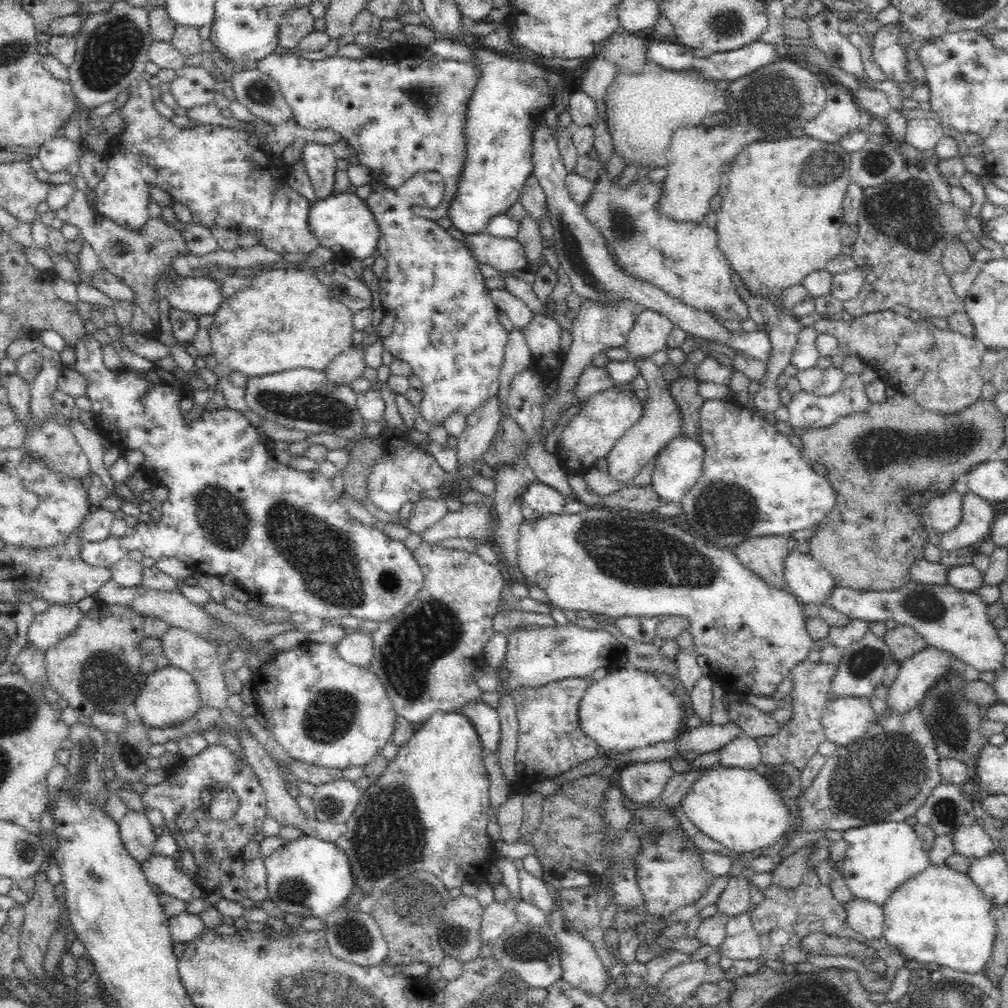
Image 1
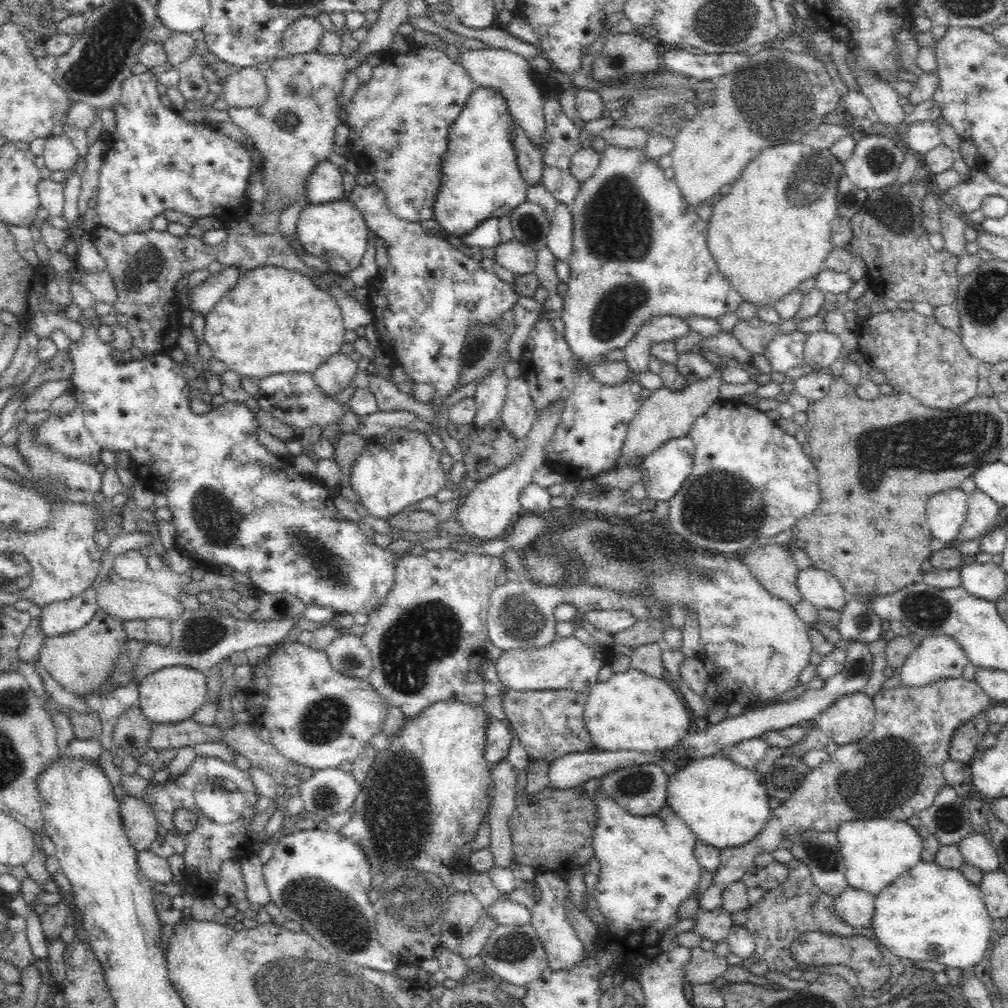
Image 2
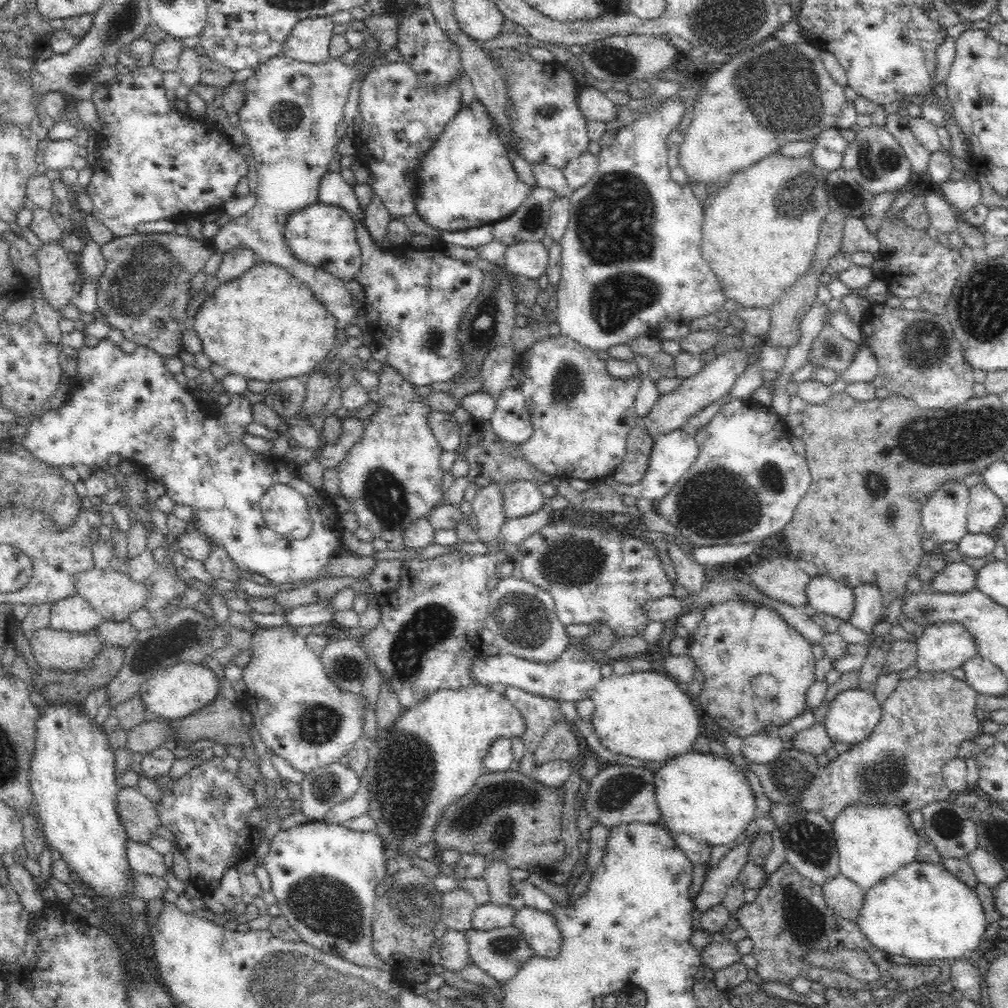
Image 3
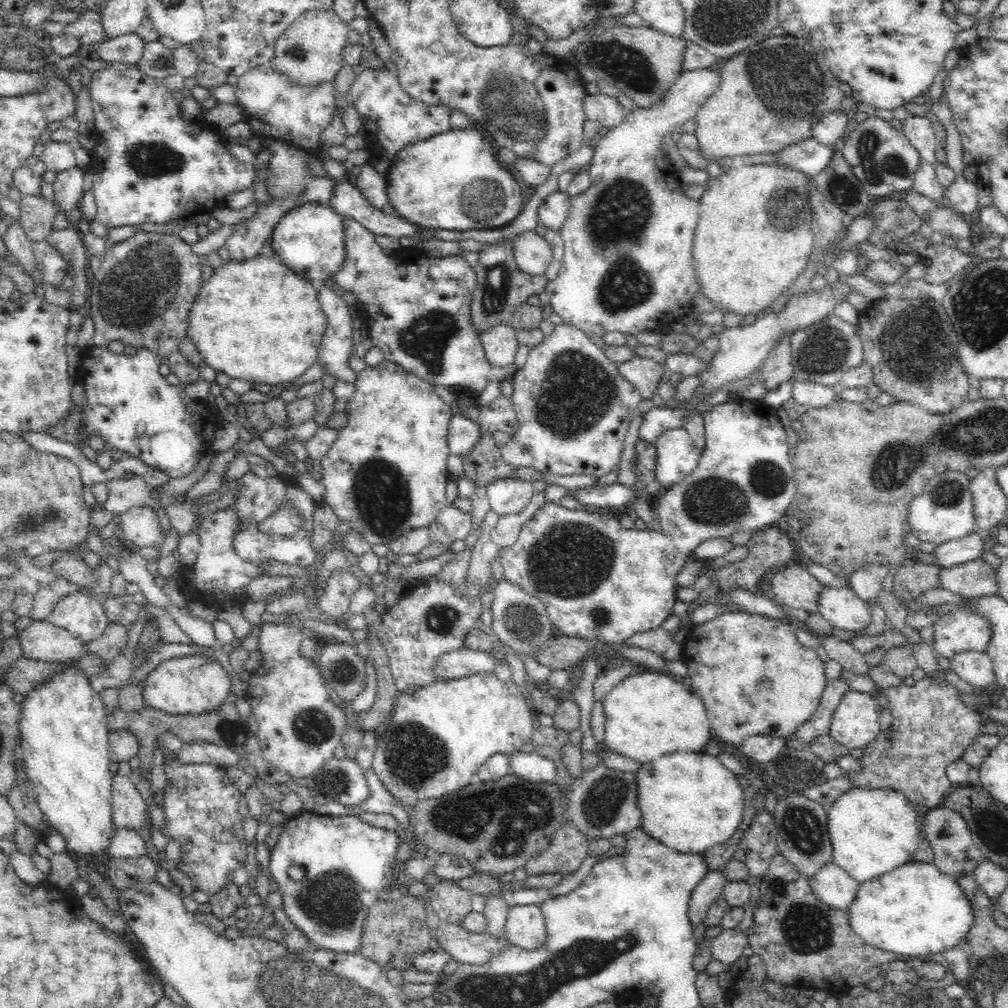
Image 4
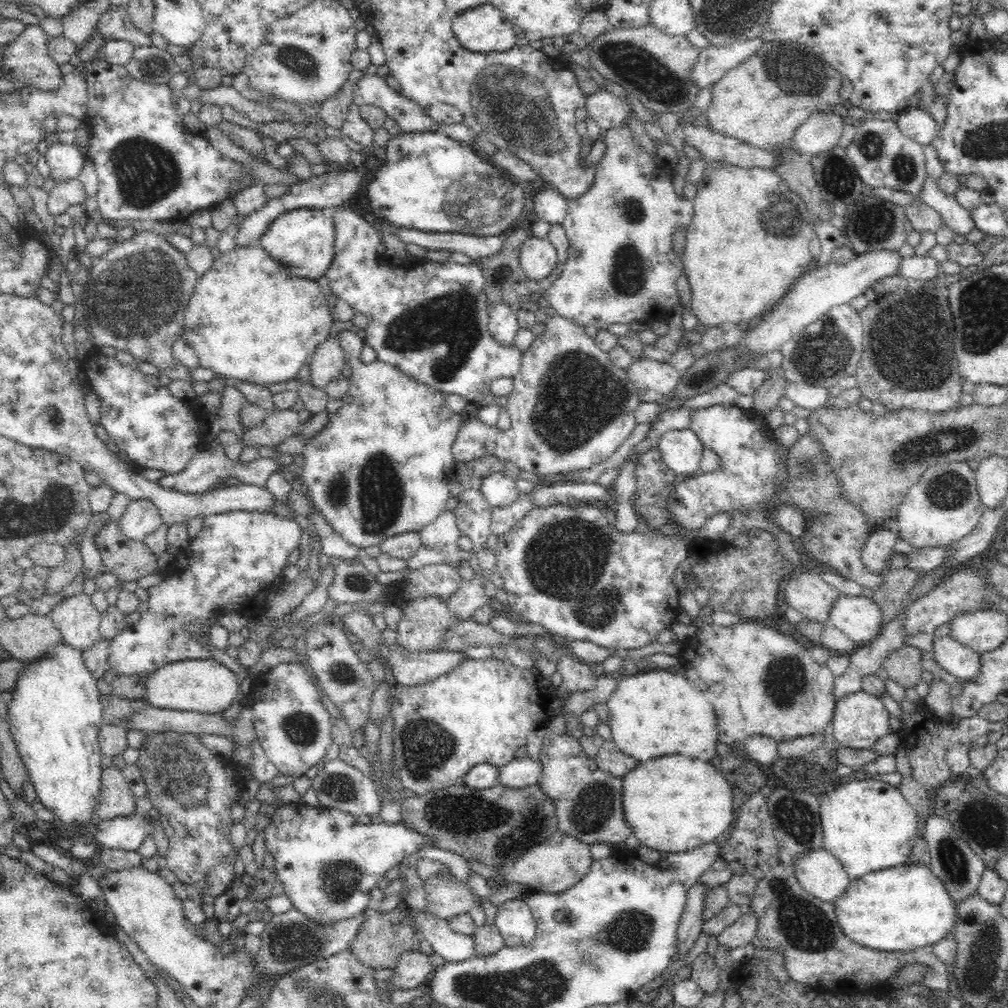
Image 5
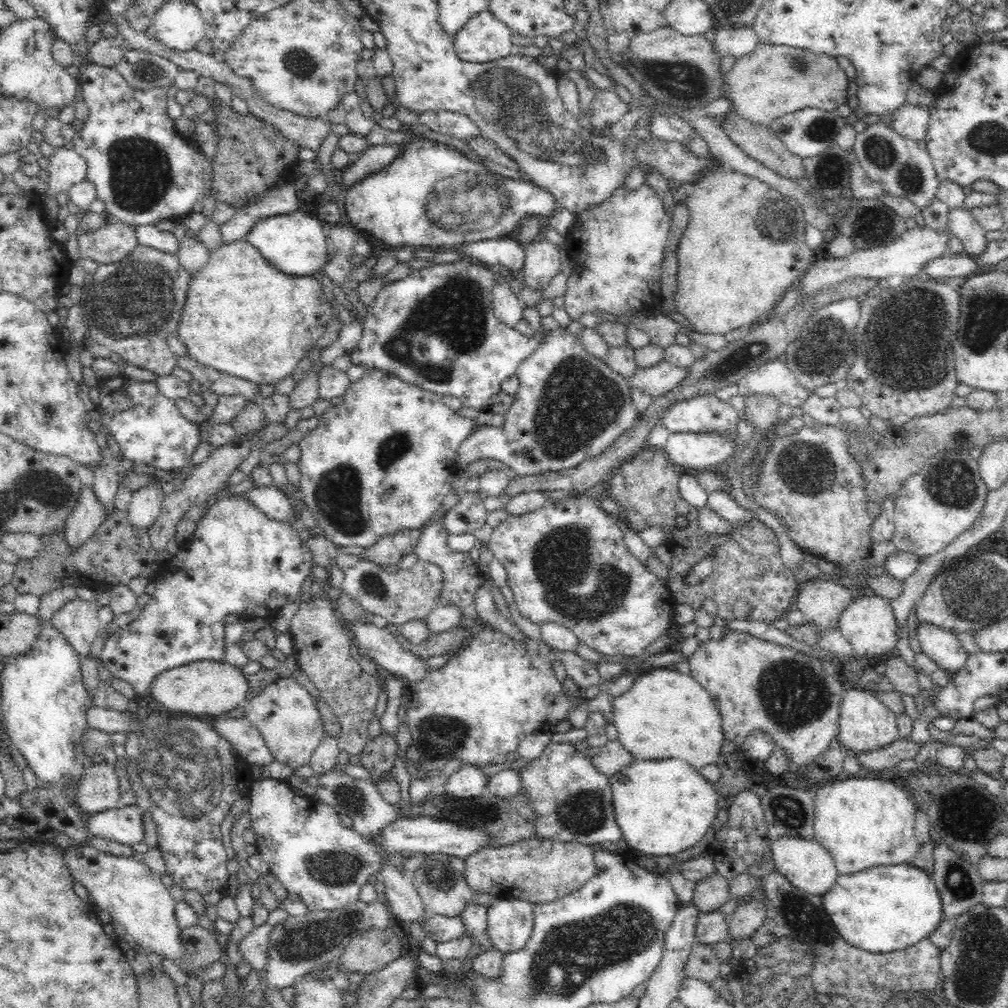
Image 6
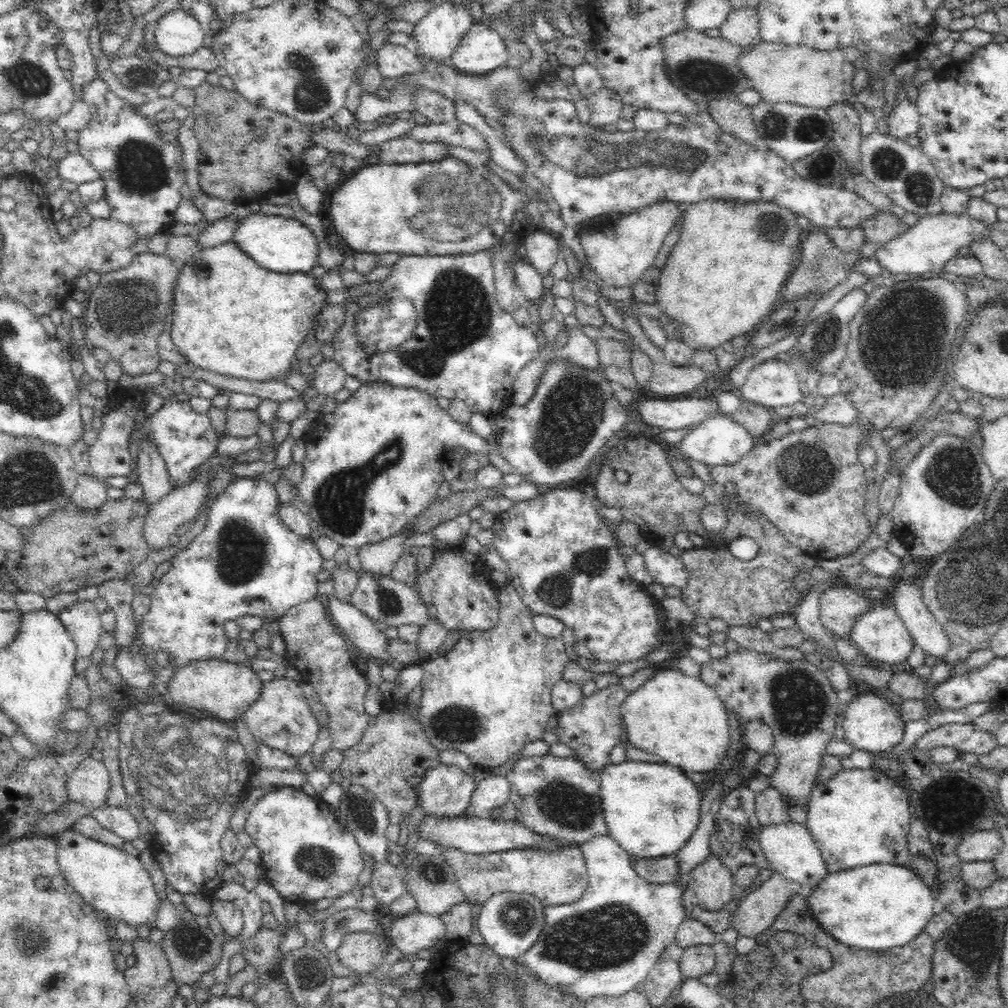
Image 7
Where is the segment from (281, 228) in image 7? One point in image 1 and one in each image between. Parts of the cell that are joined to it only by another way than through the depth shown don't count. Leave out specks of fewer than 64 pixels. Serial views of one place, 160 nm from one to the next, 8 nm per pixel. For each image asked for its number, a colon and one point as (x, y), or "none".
1: (343, 222)
2: (336, 231)
3: (323, 235)
4: (310, 239)
5: (302, 240)
6: (295, 243)

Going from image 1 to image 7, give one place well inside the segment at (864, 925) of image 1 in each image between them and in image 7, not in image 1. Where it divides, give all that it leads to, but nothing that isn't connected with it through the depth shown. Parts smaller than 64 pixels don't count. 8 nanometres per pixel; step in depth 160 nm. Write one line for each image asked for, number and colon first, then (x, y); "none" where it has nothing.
2: (856, 908)
3: (844, 897)
4: (834, 887)
5: (820, 873)
6: (808, 865)
7: (791, 850)

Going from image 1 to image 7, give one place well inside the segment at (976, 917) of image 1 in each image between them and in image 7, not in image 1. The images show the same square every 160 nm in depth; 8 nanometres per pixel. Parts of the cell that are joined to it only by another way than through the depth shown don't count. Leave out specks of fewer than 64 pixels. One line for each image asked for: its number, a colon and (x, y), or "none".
2: (931, 913)
3: (923, 912)
4: (915, 910)
5: (906, 907)
6: (885, 908)
7: (877, 907)

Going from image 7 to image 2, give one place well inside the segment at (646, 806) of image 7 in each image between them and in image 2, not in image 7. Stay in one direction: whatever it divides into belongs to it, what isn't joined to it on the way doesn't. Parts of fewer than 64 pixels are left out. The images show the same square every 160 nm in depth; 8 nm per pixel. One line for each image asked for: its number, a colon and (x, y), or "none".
2: (725, 805)
3: (705, 800)
4: (690, 802)
5: (673, 804)
6: (663, 807)

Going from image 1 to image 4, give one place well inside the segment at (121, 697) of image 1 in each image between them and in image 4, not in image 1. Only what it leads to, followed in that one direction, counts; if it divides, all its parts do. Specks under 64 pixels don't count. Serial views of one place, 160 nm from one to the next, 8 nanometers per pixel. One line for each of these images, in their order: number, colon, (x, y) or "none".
2: (81, 662)
3: (66, 651)
4: (41, 641)

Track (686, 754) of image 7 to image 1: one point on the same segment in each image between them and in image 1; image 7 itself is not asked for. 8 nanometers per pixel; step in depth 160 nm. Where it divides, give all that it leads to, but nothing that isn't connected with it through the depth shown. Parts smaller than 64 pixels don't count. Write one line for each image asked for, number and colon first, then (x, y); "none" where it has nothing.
1: (627, 709)
2: (632, 710)
3: (644, 715)
4: (647, 715)
5: (652, 713)
6: (665, 714)

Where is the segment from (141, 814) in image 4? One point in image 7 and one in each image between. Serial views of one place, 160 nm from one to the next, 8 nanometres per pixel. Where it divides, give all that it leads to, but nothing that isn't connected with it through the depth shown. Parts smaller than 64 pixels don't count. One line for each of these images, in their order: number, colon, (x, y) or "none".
5: (116, 799)
6: (98, 790)
7: (90, 781)

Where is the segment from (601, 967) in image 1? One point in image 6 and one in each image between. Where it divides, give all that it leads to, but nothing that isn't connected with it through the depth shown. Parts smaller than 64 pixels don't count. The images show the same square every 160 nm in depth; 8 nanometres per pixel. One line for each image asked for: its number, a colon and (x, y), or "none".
2: (565, 950)
3: (539, 928)
4: (525, 927)
5: (515, 921)
6: (510, 924)

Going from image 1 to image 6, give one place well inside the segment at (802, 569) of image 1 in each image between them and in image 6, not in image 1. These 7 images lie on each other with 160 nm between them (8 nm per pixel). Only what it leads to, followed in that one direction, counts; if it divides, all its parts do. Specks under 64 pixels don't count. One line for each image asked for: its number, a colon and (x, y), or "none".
2: (822, 589)
3: (824, 594)
4: (841, 606)
5: (858, 617)
6: (868, 622)

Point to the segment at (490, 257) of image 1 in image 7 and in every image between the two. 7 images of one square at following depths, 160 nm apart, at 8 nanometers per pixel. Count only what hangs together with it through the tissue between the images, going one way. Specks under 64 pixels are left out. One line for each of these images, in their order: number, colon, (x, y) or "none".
2: (515, 256)
3: (528, 260)
4: (532, 254)
5: (538, 257)
6: (541, 258)
7: (542, 248)

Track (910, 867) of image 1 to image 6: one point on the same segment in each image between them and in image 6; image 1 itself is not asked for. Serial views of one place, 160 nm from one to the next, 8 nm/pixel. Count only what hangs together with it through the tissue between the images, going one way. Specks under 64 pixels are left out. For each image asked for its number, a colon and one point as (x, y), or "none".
2: (876, 851)
3: (874, 841)
4: (872, 832)
5: (868, 825)
6: (863, 822)

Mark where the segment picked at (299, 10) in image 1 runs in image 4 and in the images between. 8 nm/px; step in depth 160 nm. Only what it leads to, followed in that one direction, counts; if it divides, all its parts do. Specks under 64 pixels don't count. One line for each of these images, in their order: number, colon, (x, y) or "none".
2: (301, 36)
3: (308, 41)
4: (308, 51)

